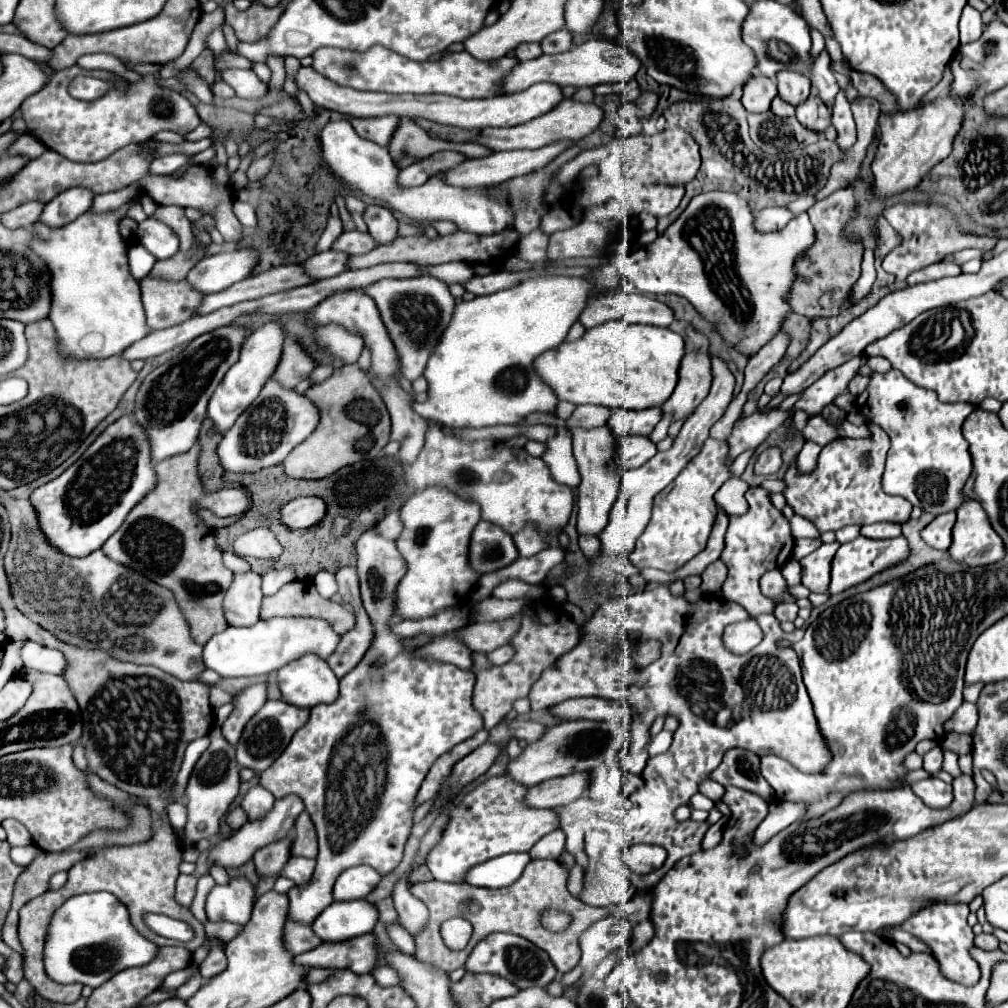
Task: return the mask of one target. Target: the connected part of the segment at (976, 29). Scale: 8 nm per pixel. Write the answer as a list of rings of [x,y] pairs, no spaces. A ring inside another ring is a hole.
[[[966,3],[962,17],[960,17],[960,43],[978,39],[978,35],[982,33],[982,27],[984,27],[984,23],[982,23],[980,13],[970,3]]]

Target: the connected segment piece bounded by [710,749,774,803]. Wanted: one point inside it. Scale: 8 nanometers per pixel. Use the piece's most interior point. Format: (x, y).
(741, 768)

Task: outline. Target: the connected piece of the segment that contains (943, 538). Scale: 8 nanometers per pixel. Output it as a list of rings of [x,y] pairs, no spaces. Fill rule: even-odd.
[[[948,511],[948,513],[942,513],[938,515],[932,523],[928,523],[924,529],[922,529],[922,539],[934,547],[934,549],[940,549],[940,551],[946,551],[950,547],[950,531],[952,531],[952,525],[956,521],[956,513],[954,511]]]

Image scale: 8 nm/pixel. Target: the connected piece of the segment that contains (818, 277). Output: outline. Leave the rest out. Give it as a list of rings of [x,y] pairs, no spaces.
[[[852,189],[836,191],[828,199],[814,203],[808,209],[808,215],[810,215],[810,221],[816,231],[816,241],[794,259],[796,279],[790,285],[786,301],[794,313],[800,313],[808,319],[832,317],[848,307],[848,303],[846,303],[848,289],[860,277],[860,263],[862,263],[864,247],[862,247],[862,243],[850,243],[842,235],[846,221],[854,215]]]

